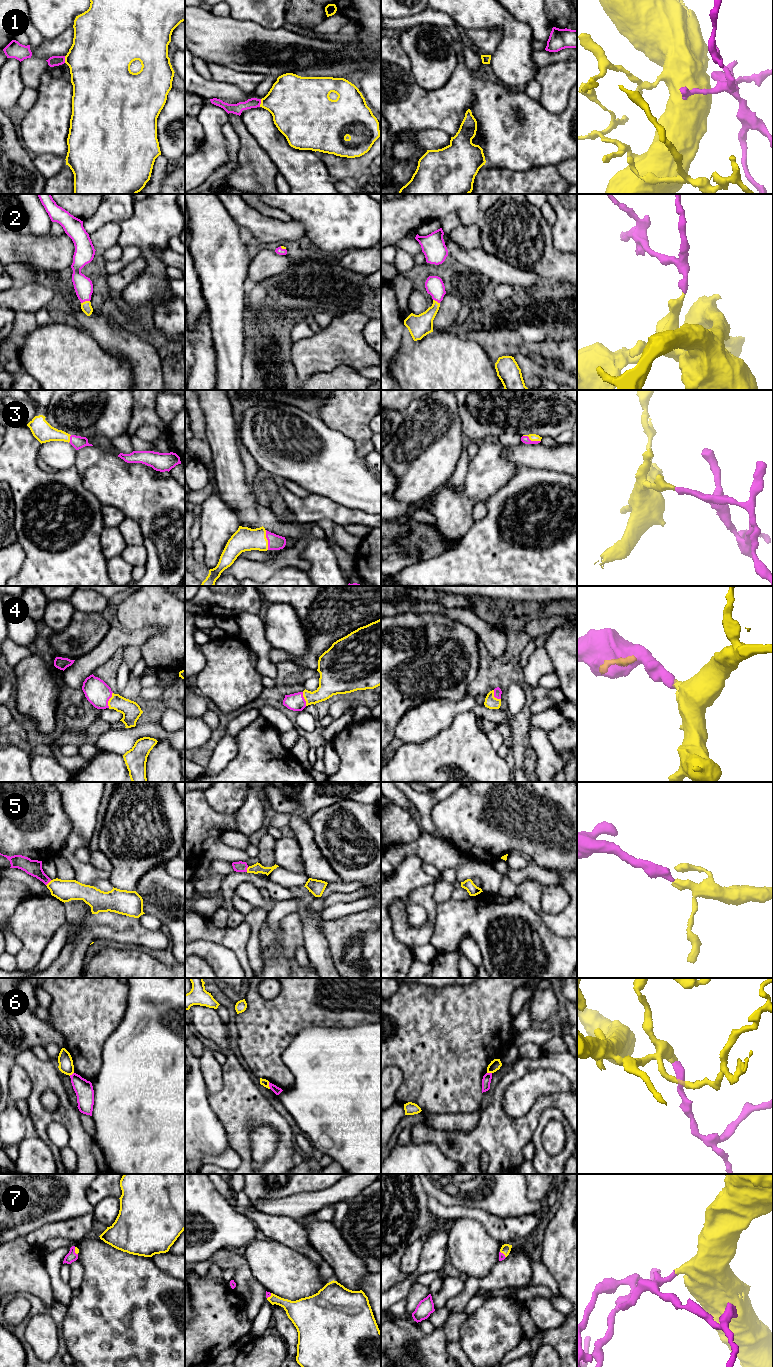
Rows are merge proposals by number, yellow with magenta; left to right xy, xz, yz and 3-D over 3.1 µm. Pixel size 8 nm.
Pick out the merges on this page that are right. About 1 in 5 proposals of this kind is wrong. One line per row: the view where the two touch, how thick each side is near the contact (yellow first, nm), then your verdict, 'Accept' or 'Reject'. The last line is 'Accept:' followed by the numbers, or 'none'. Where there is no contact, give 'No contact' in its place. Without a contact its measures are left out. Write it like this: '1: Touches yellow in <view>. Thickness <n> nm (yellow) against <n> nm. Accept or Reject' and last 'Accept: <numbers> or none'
1: Touches yellow in xz. Thickness 400 nm (yellow) against 90 nm. Accept
2: Touches yellow in xy. Thickness 90 nm (yellow) against 150 nm. Accept
3: Touches yellow in xz. Thickness 190 nm (yellow) against 130 nm. Accept
4: Touches yellow in xy. Thickness 150 nm (yellow) against 200 nm. Accept
5: Touches yellow in xy. Thickness 180 nm (yellow) against 130 nm. Accept
6: Touches yellow in xz. Thickness 60 nm (yellow) against 60 nm. Reject
7: Touches yellow in xy. Thickness 30 nm (yellow) against 80 nm. Accept
Accept: 1, 2, 3, 4, 5, 7

